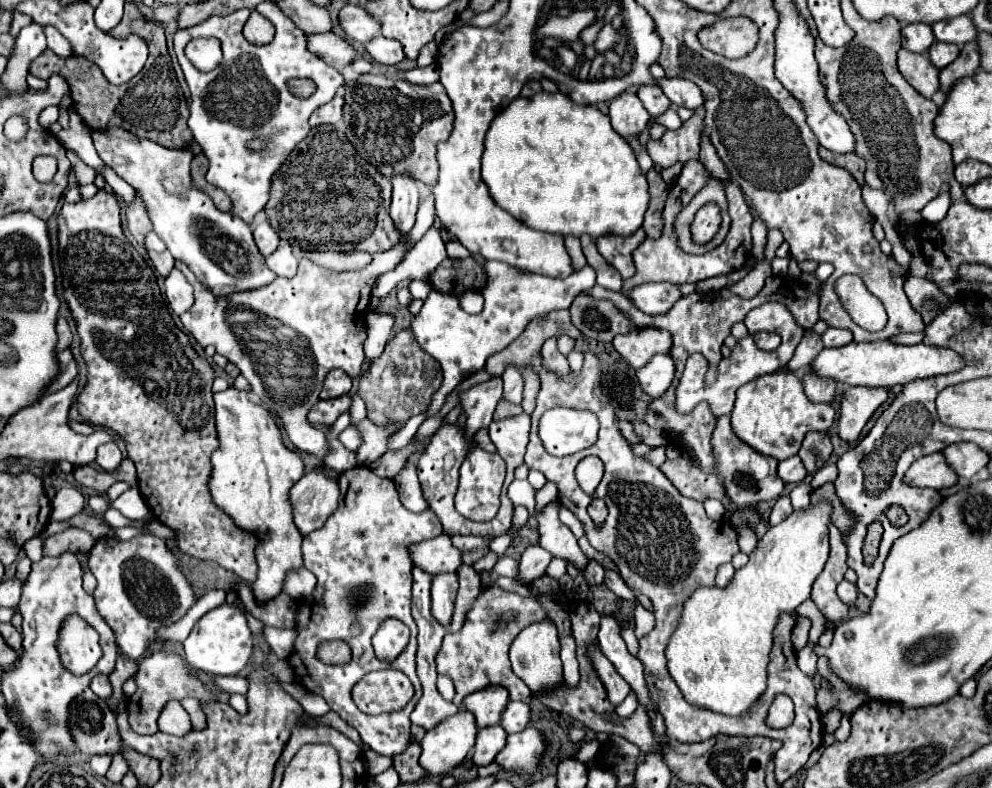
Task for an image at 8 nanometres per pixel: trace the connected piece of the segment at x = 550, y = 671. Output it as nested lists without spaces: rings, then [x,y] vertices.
[[[541,621],[523,629],[511,643],[509,659],[513,665],[513,673],[531,689],[535,697],[545,693],[545,689],[553,689],[553,685],[561,685],[563,667],[561,667],[561,657],[559,657],[559,639],[557,639],[555,623]]]

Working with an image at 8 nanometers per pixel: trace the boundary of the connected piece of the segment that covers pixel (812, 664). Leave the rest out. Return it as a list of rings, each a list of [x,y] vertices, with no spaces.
[[[807,643],[799,653],[797,653],[797,665],[807,677],[817,675],[817,655],[813,653],[813,643]]]

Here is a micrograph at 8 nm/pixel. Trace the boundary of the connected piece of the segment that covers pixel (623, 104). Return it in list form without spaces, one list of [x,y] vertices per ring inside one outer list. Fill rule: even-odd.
[[[625,91],[609,103],[609,119],[611,119],[611,127],[625,141],[629,141],[647,127],[649,113],[645,111],[645,107],[641,105],[635,93]]]

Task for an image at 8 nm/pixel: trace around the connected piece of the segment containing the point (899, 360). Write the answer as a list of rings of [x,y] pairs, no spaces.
[[[889,341],[875,343],[849,343],[837,349],[823,349],[809,367],[809,373],[823,379],[835,379],[837,383],[849,385],[867,385],[867,387],[893,387],[905,385],[913,379],[933,377],[939,373],[951,373],[963,367],[963,359],[951,349],[939,349],[929,345],[895,345]]]

